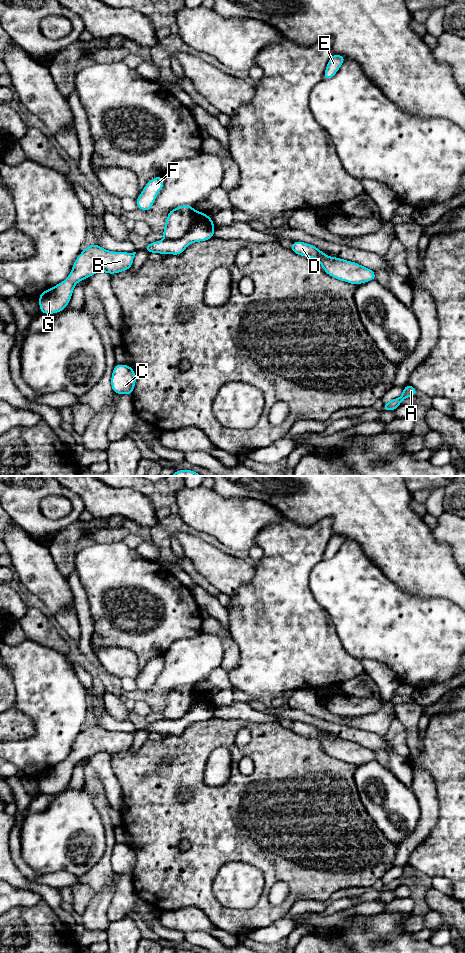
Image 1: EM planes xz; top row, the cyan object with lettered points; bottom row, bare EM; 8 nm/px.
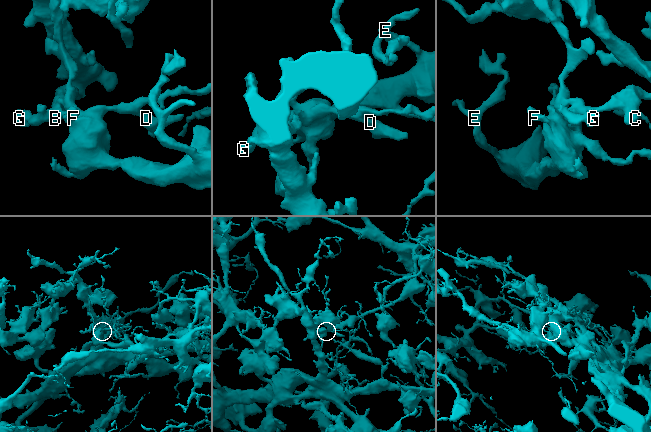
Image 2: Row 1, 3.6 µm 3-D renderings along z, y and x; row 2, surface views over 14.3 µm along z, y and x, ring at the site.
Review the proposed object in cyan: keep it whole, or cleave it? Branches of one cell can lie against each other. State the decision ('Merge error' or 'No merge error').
Merge error

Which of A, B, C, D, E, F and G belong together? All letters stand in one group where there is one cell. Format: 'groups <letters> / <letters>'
groups A B C D G / E F

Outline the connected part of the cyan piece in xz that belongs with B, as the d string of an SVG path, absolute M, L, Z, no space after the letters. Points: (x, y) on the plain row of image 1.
M91 724L76 738L69 756L56 766L39 775L42 794L63 791L70 782L75 765L88 757L106 752L116 754L131 748L136 732L113 732L99 725Z

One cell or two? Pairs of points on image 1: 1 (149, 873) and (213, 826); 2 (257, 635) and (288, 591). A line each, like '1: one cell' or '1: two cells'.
1: one cell
2: one cell

